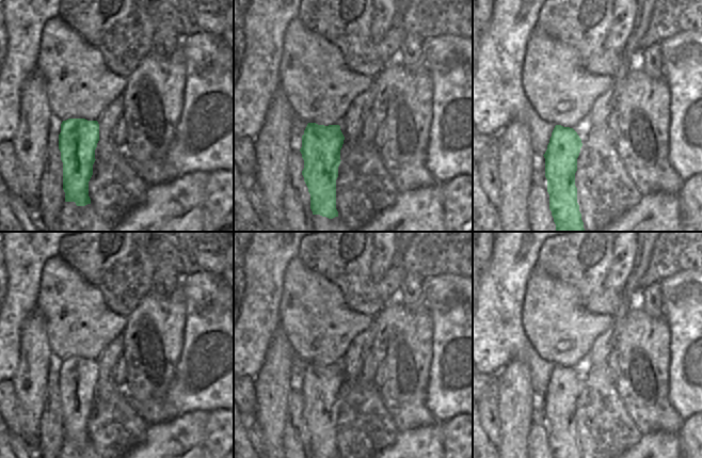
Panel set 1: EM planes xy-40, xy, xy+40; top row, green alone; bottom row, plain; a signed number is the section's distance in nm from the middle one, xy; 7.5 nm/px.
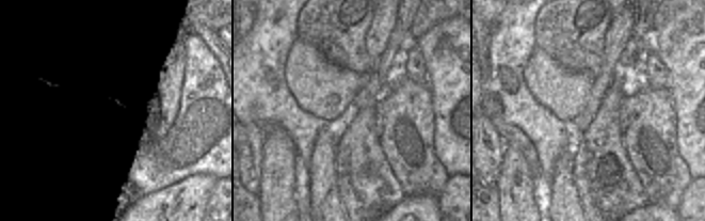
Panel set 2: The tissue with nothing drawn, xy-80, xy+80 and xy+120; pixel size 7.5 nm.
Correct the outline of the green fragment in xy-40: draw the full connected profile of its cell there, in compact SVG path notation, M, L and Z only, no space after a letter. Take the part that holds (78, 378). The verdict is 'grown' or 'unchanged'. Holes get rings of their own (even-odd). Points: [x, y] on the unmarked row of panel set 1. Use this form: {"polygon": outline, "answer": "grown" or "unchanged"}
{"polygon": "M68 358L61 363L59 389L63 401L63 429L65 441L75 441L77 445L91 443L89 421L93 414L95 389L99 380L99 363L85 358Z", "answer": "unchanged"}

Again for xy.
{"polygon": "M308 362L300 389L304 399L302 414L310 433L313 454L338 456L336 418L345 376L339 364Z", "answer": "unchanged"}

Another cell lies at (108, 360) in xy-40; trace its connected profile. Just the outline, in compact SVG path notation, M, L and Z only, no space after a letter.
M123 335L112 341L103 350L99 359L99 380L95 389L95 398L102 400L110 396L113 392L123 392L121 388L125 380L125 370L127 365L123 358Z

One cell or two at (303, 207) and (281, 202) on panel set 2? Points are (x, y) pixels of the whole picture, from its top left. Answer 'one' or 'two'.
two

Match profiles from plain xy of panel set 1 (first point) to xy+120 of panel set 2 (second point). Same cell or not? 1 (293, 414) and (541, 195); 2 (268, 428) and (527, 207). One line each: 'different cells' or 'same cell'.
1: same cell
2: same cell

